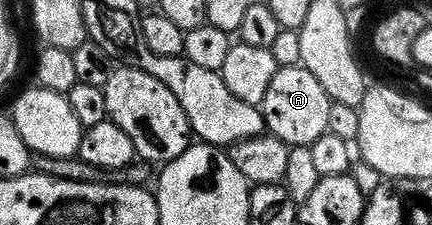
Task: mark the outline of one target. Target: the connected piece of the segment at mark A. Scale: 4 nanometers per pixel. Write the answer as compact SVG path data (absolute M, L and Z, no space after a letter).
M300 66L280 67L277 77L273 77L269 85L269 93L265 93L265 101L261 108L263 120L267 123L267 131L275 135L281 141L285 141L287 146L293 147L310 147L316 143L322 135L329 132L329 109L331 108L331 98L321 89L321 81L309 73L309 69Z

